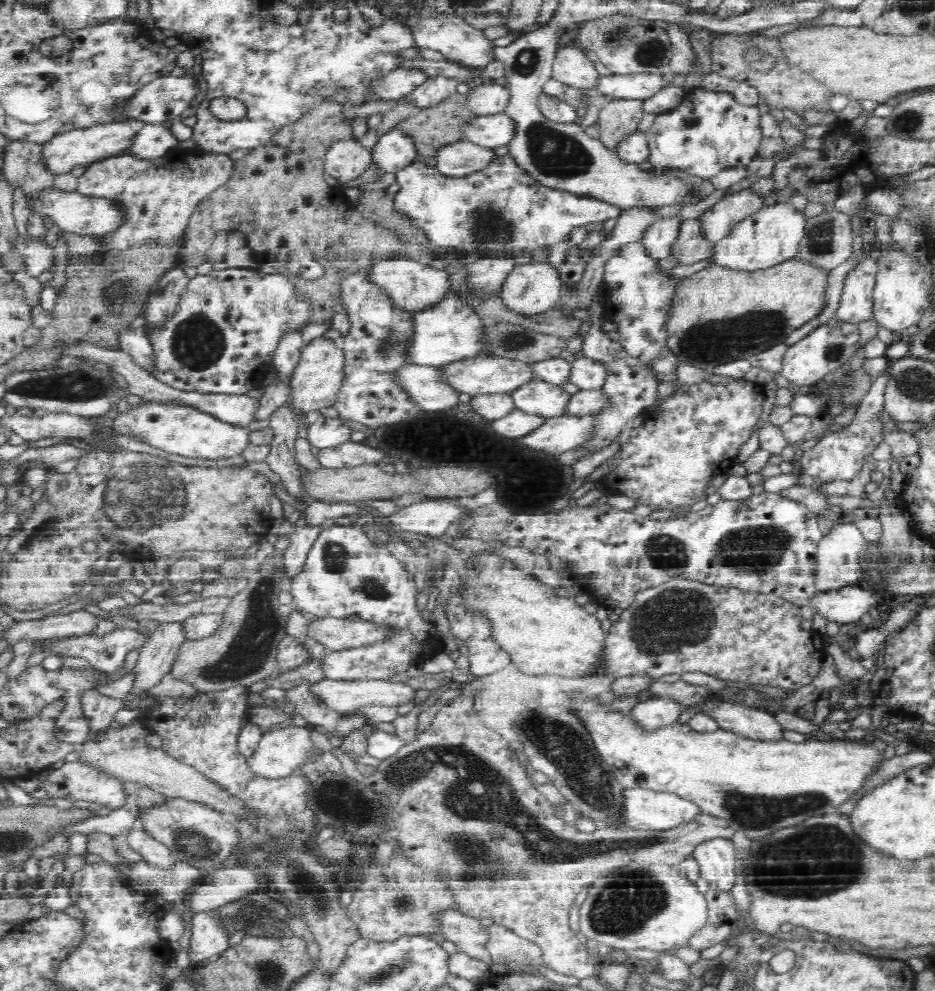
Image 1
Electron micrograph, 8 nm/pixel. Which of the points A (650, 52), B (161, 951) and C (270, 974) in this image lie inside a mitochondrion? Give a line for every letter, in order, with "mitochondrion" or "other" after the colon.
A: mitochondrion
B: other
C: mitochondrion

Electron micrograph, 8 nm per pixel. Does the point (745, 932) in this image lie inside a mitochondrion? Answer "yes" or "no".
no

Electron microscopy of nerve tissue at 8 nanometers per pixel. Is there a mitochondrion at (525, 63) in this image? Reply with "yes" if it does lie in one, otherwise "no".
yes

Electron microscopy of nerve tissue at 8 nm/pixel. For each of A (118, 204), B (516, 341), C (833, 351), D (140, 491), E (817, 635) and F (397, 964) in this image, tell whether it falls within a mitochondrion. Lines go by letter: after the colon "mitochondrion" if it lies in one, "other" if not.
A: other
B: mitochondrion
C: mitochondrion
D: mitochondrion
E: other
F: mitochondrion

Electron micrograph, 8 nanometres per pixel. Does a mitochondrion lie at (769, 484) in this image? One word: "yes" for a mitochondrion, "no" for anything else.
no

